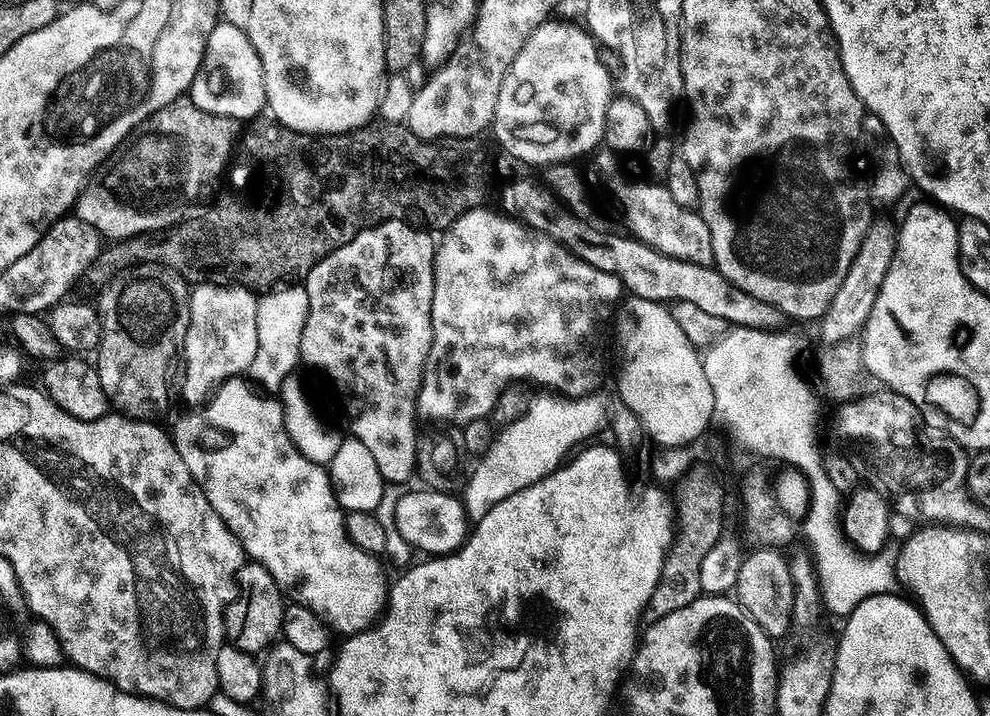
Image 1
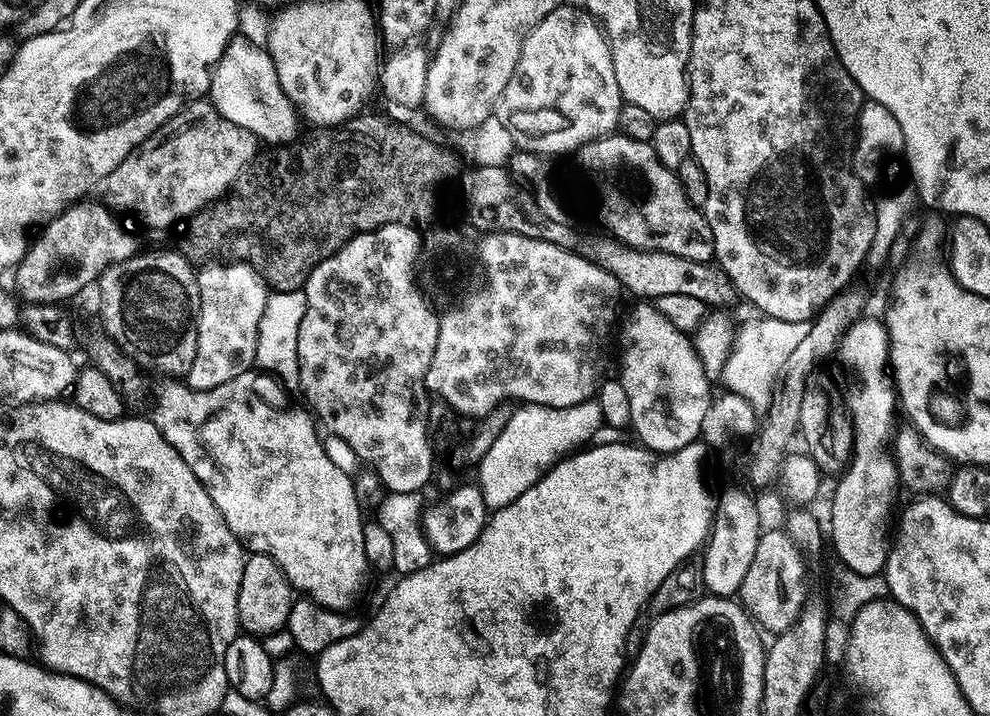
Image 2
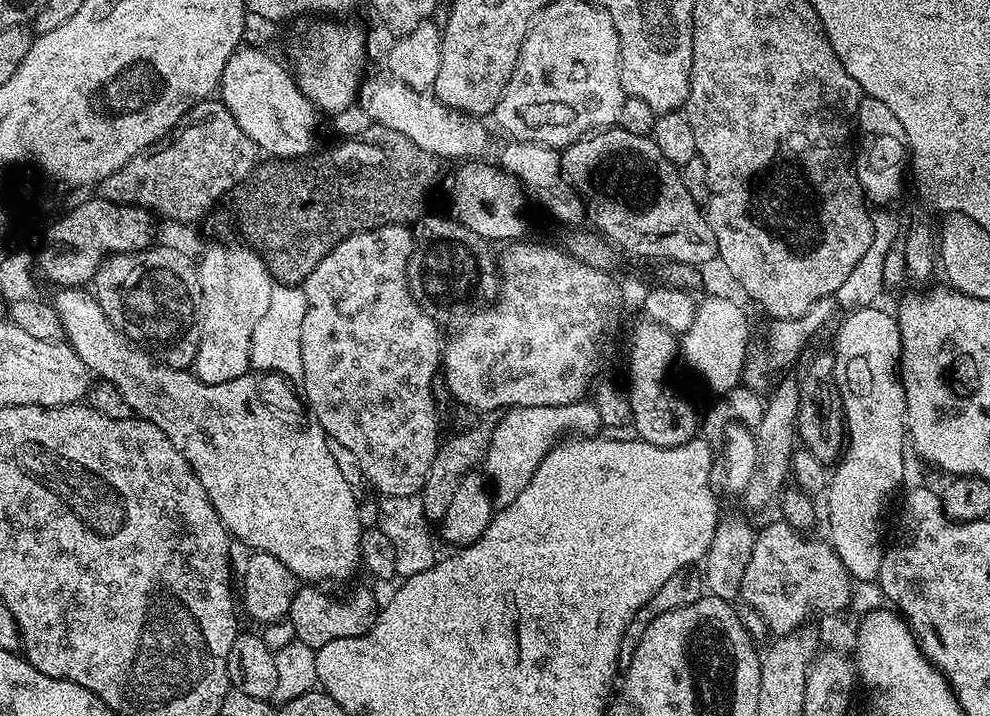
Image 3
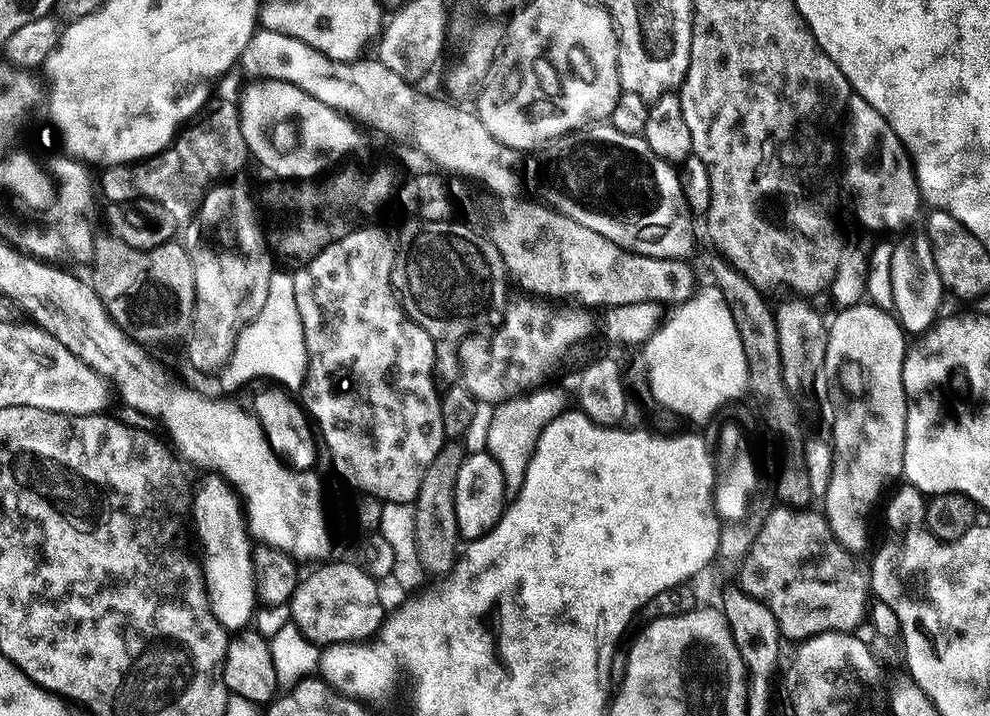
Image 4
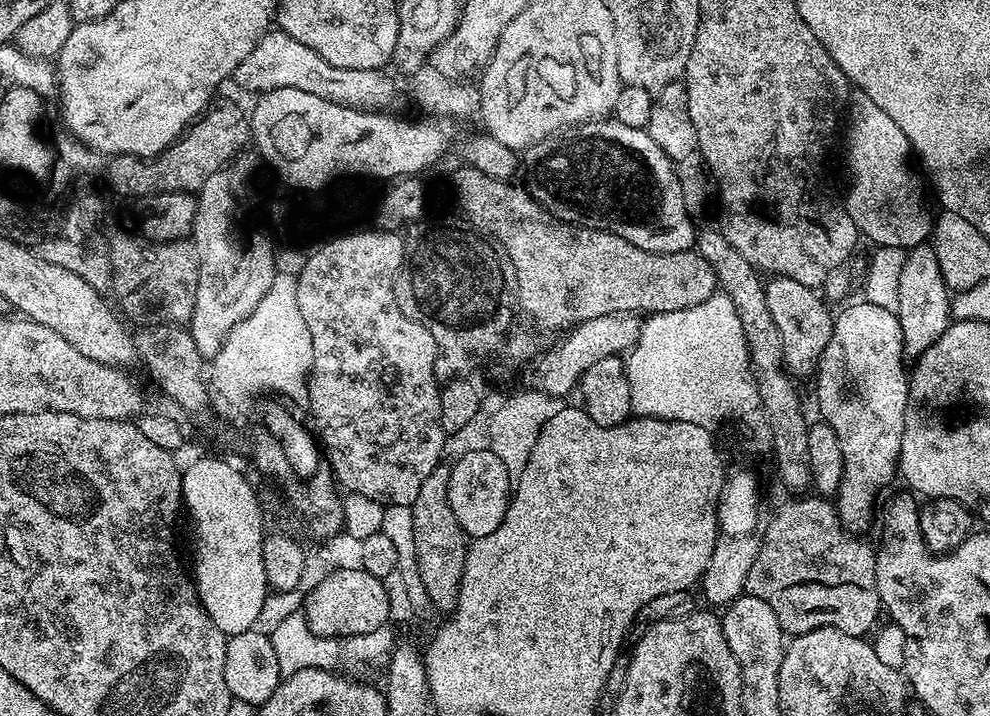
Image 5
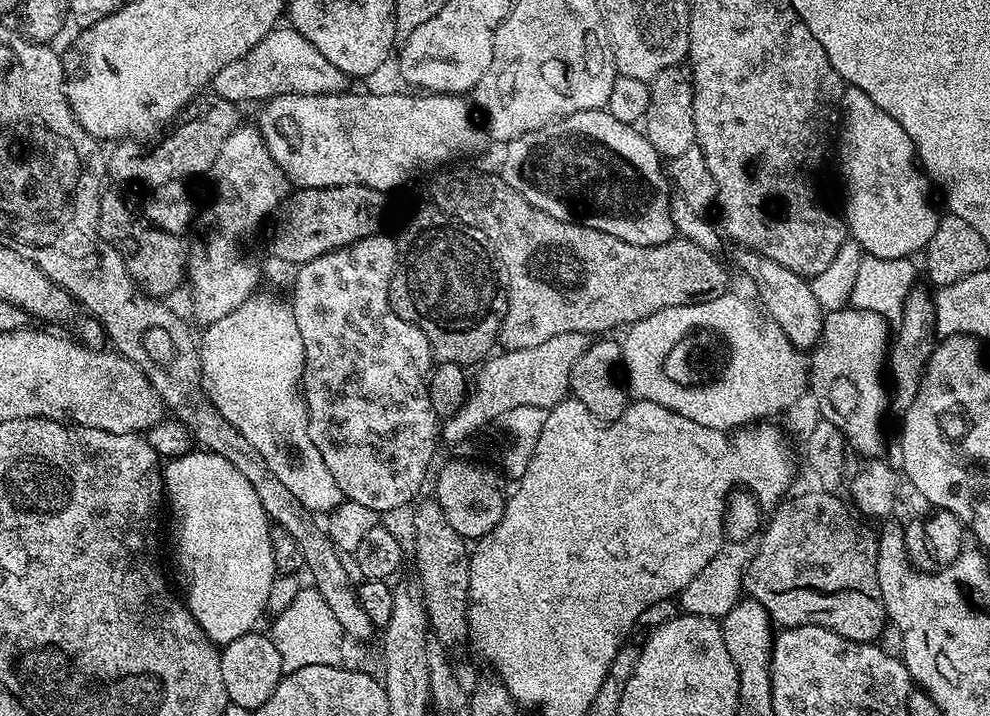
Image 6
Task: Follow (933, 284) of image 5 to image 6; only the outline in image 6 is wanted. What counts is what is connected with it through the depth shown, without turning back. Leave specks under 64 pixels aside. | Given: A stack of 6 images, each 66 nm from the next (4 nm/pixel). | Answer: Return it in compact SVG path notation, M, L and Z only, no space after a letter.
M919 288L912 289L904 300L903 314L898 321L900 333L897 336L895 333L887 357L886 370L890 387L888 406L891 413L896 413L896 416L903 416L917 397L920 380L924 376L925 367L936 345L935 324L935 301L930 294L928 296L926 291L919 290Z

